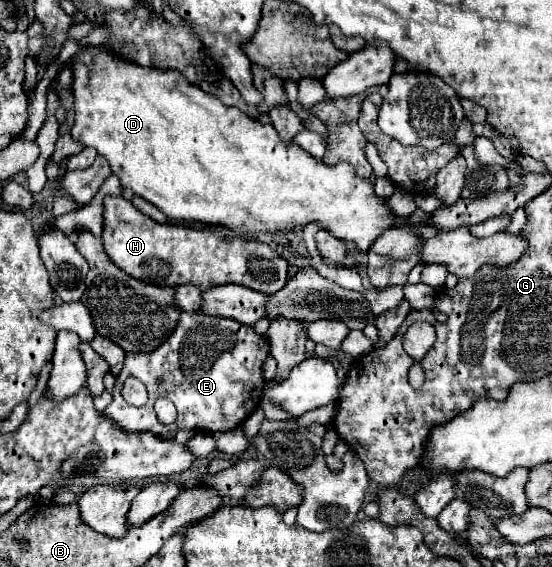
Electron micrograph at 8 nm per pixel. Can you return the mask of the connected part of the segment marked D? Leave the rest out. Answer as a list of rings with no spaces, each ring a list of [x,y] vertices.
[[[81,46],[75,56],[71,56],[71,70],[73,70],[73,102],[75,102],[75,124],[71,128],[71,136],[81,142],[83,146],[91,146],[99,152],[99,156],[107,158],[113,174],[121,180],[123,188],[133,190],[133,194],[145,198],[147,202],[155,204],[169,220],[197,220],[205,224],[223,224],[231,230],[235,230],[239,236],[251,236],[259,232],[279,232],[279,230],[291,230],[295,226],[303,226],[307,222],[317,222],[321,228],[329,230],[333,236],[343,240],[353,240],[359,250],[369,250],[373,240],[387,228],[401,224],[401,218],[395,218],[391,210],[385,206],[385,200],[375,196],[371,180],[363,180],[355,176],[355,170],[351,170],[349,164],[339,162],[335,166],[327,166],[323,162],[317,162],[311,158],[303,148],[299,148],[295,142],[283,142],[279,138],[279,132],[271,126],[269,120],[251,118],[243,114],[239,108],[227,108],[219,98],[213,94],[203,92],[199,86],[185,80],[185,76],[177,74],[175,70],[161,70],[161,68],[147,68],[139,66],[135,62],[123,60],[111,50],[105,50],[103,46]]]

